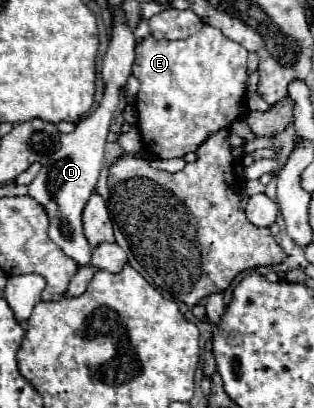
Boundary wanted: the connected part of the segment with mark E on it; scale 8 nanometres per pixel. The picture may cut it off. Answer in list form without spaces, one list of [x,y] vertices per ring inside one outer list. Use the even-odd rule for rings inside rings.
[[[207,24],[187,40],[155,40],[147,36],[137,44],[133,76],[141,88],[135,108],[145,150],[157,158],[183,158],[195,152],[211,132],[227,128],[233,120],[245,116],[245,66],[247,50]]]

